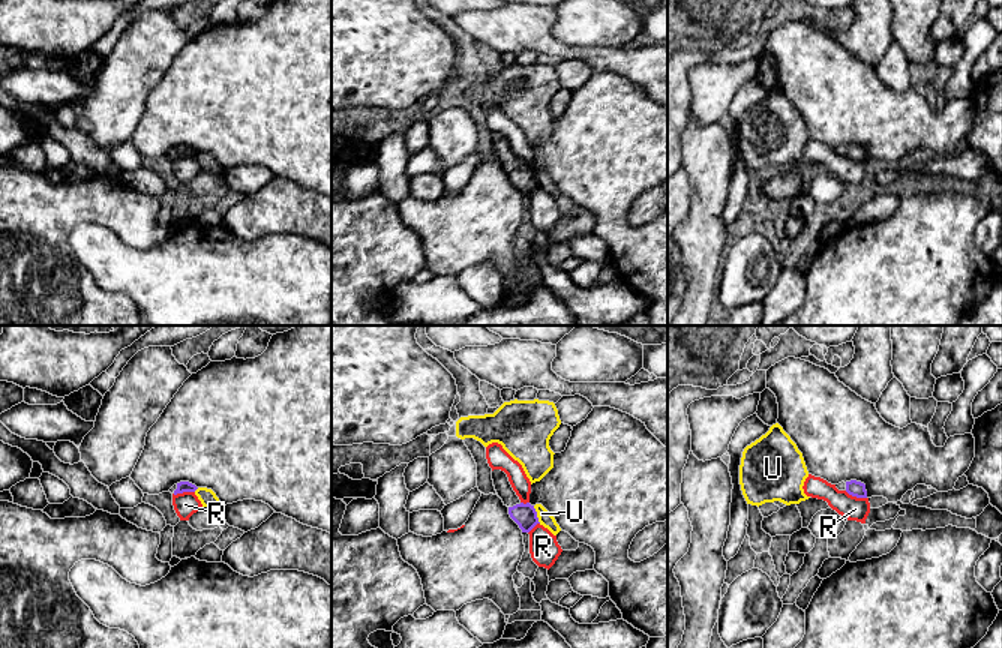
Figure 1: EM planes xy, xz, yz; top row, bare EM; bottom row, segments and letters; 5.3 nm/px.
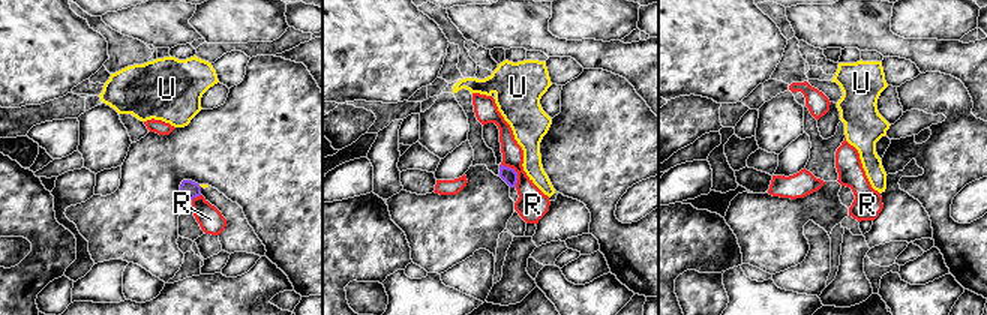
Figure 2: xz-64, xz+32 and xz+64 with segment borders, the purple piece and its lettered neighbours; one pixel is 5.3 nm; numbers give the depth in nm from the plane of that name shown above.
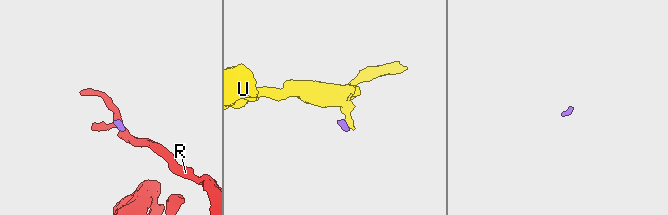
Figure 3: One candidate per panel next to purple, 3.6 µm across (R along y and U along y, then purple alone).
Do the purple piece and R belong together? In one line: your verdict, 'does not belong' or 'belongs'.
does not belong

